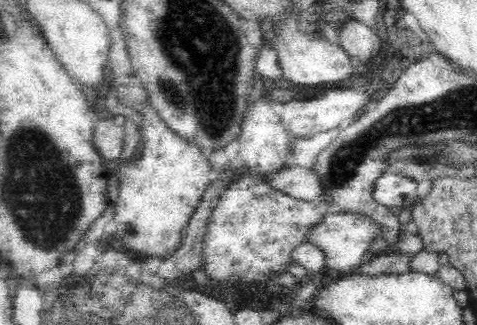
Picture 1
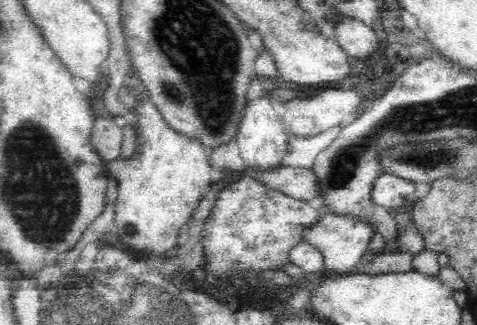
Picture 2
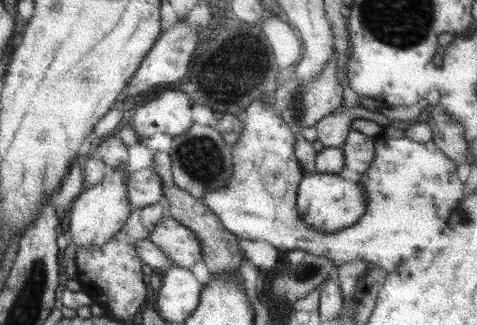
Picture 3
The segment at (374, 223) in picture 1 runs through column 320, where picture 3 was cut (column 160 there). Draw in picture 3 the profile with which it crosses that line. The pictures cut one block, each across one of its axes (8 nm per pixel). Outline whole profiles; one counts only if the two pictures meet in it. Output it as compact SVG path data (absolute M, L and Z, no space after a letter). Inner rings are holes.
M173 216L163 218L151 232L151 240L159 244L175 266L191 270L195 262L203 260L203 246L199 236Z

